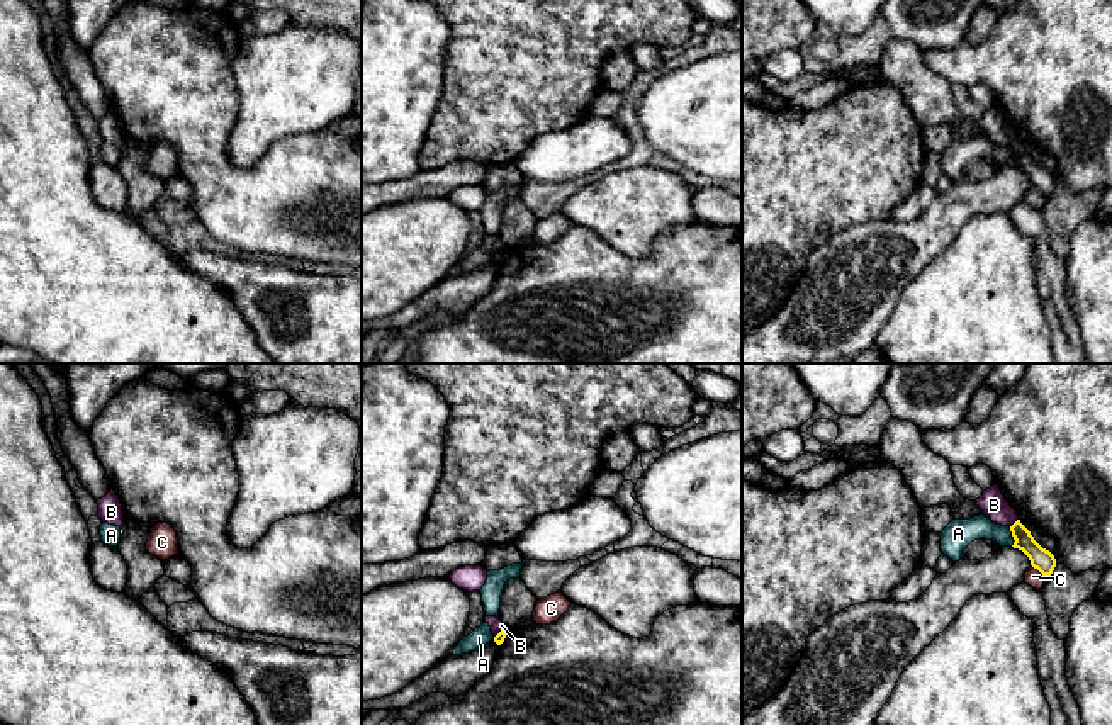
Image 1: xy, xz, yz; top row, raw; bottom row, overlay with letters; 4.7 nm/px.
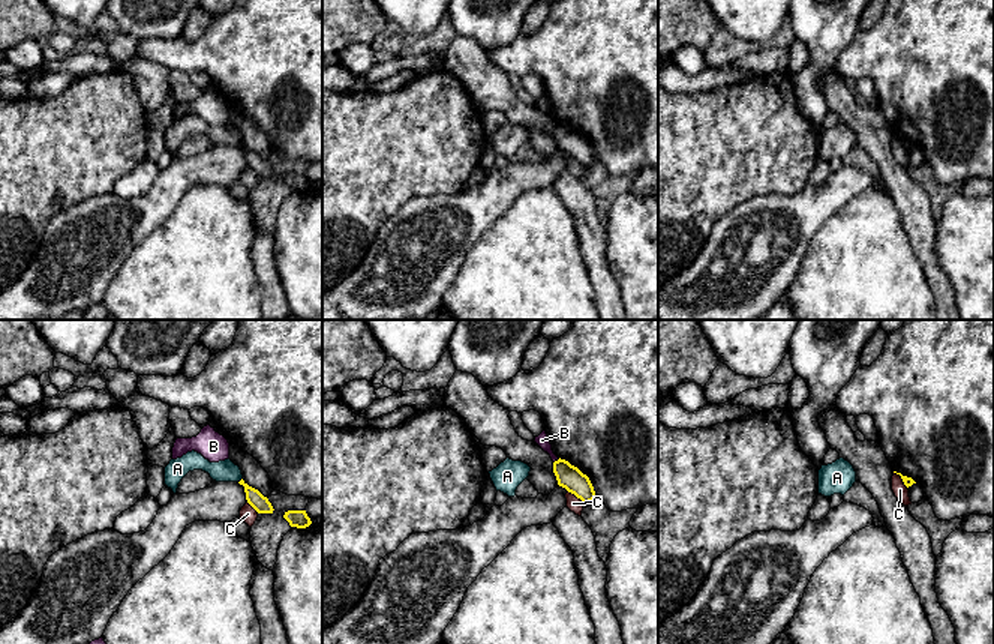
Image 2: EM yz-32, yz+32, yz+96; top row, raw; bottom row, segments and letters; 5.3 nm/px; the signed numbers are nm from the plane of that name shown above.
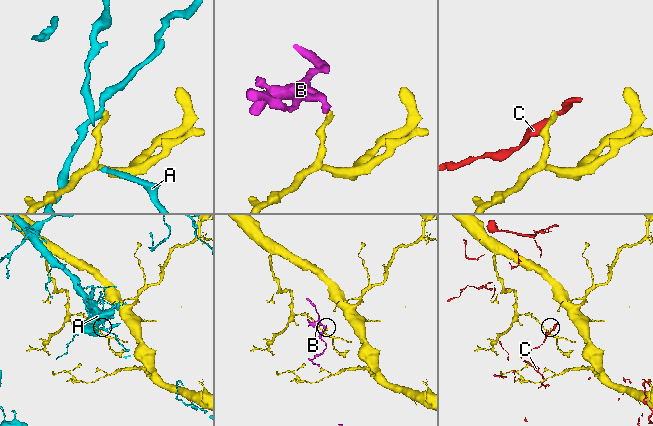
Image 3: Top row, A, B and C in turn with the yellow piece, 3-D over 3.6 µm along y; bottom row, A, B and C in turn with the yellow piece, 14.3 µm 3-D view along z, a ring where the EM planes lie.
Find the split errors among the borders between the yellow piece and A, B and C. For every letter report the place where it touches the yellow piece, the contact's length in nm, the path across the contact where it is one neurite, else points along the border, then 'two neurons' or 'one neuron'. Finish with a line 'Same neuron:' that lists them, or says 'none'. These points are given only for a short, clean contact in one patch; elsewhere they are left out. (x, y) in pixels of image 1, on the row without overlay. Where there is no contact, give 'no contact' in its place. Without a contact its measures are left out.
A: contact yz (1014, 157); length 100 nm; two neurons
B: contact yz (1014, 143); length 60 nm; border yz (1017, 138), (1010, 146); two neurons
C: contact yz (1038, 189); length 100 nm; two neurons
Same neuron: none

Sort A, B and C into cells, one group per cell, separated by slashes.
A / B / C

